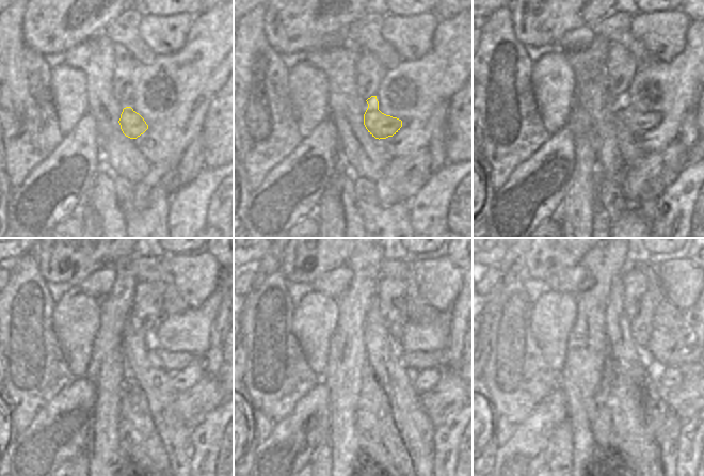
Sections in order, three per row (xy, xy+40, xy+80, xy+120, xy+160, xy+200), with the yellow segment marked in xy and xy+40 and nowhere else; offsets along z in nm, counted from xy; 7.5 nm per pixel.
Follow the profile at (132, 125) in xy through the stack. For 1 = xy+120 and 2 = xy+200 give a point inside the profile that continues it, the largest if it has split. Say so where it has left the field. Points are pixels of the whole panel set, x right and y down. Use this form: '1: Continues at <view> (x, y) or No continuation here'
1: Continues at xy+120 (160, 359)
2: Continues at xy+200 (689, 351)

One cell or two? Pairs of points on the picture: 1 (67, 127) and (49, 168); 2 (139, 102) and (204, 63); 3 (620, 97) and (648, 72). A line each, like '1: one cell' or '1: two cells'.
1: two cells
2: one cell
3: two cells

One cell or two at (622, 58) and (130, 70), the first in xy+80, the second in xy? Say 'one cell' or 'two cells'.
one cell

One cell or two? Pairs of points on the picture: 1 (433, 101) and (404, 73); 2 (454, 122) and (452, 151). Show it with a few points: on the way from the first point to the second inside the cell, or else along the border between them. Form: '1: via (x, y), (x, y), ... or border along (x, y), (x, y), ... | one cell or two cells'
1: via (426, 94), (412, 79) | one cell
2: via (457, 129), (457, 143) | one cell

